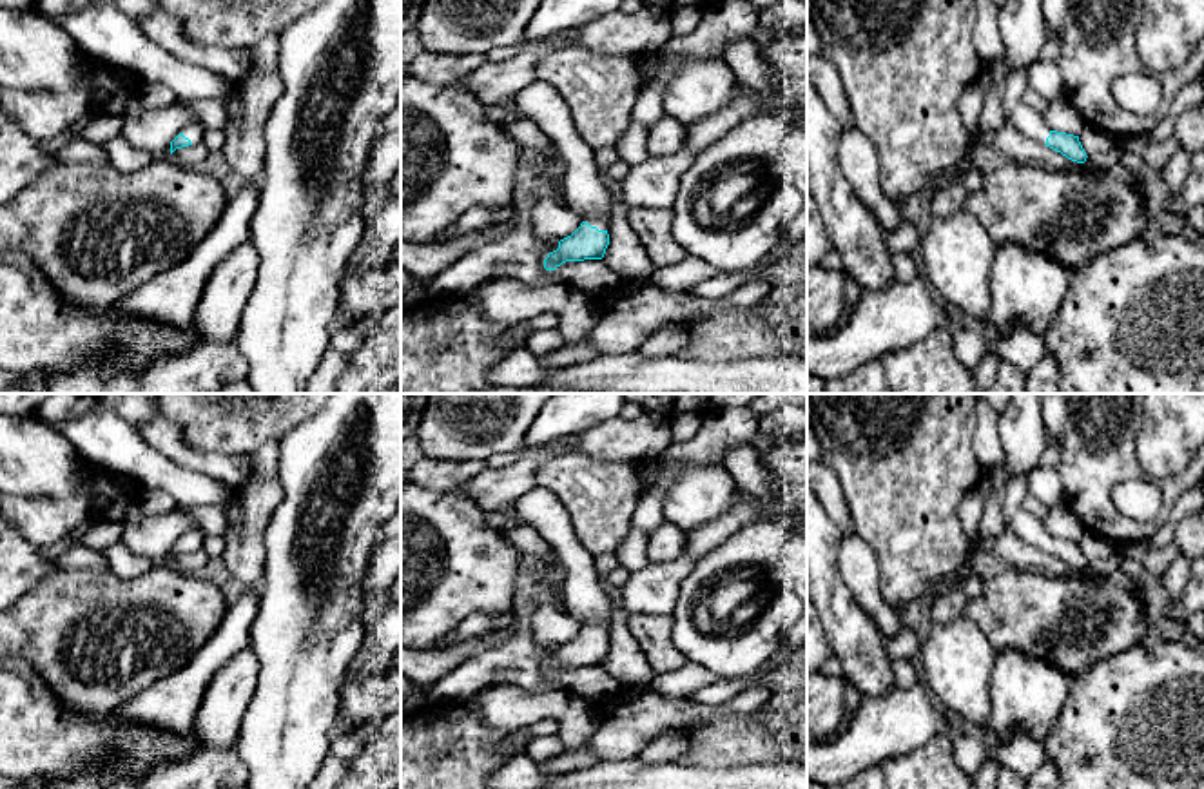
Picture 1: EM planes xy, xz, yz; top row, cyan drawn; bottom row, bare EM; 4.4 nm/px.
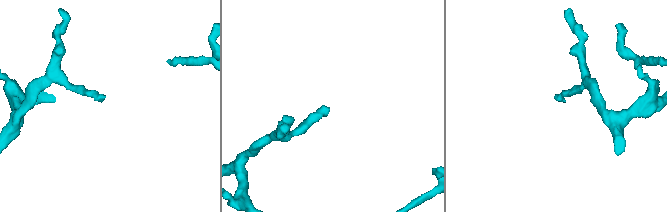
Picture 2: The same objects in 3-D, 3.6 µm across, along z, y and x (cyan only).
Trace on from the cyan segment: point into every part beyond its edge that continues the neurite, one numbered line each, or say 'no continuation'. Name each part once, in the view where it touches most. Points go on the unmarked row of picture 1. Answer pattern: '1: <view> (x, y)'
1: xz (599, 628)

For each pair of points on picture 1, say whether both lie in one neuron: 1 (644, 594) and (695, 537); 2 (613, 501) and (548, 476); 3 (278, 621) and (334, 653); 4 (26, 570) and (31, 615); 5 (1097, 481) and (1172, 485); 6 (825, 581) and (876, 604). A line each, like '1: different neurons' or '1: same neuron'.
1: same neuron
2: same neuron
3: same neuron
4: different neurons
5: same neuron
6: different neurons

